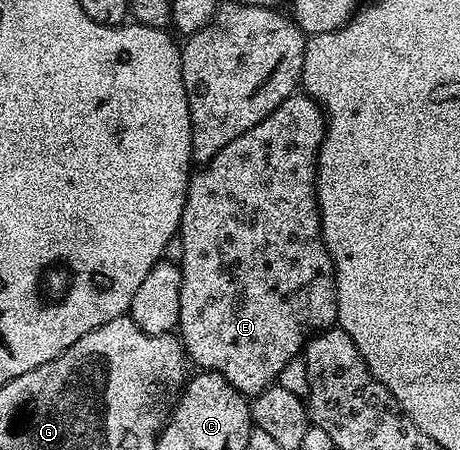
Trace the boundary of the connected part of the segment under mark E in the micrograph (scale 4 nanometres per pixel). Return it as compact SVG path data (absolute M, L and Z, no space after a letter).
M295 94L280 102L272 114L258 120L256 126L244 130L240 138L232 138L228 146L220 149L207 164L201 165L191 175L188 194L184 202L180 241L182 240L182 285L180 286L180 318L177 335L180 337L185 355L198 363L202 370L219 372L236 390L247 398L260 395L271 387L274 380L294 359L299 359L311 334L321 333L331 327L338 318L338 295L334 281L334 263L322 240L322 215L318 212L318 147L326 133L326 118L321 104L305 94Z

